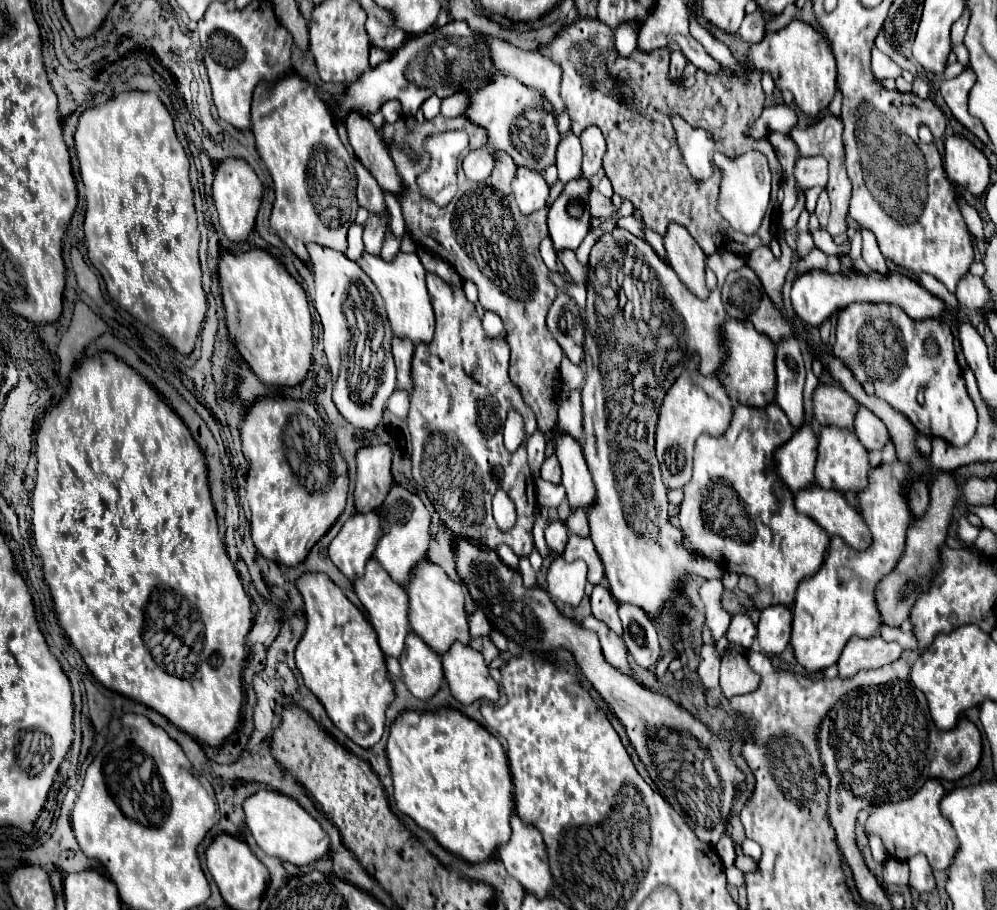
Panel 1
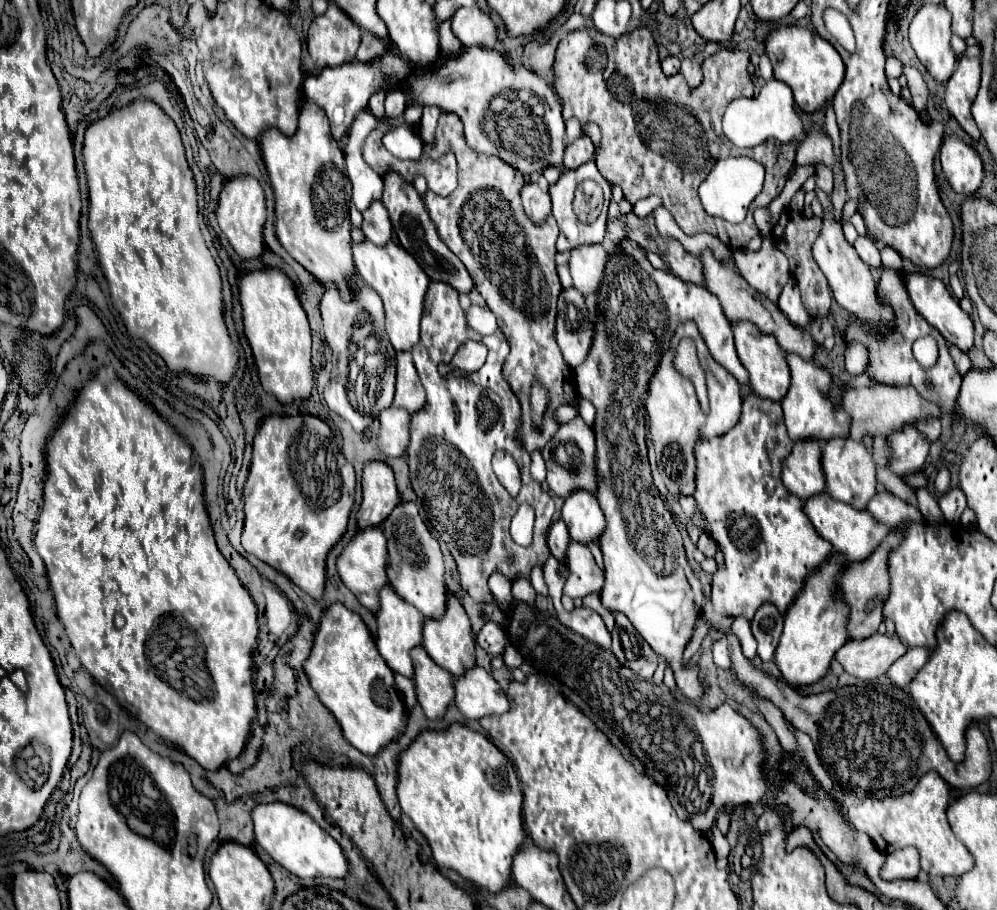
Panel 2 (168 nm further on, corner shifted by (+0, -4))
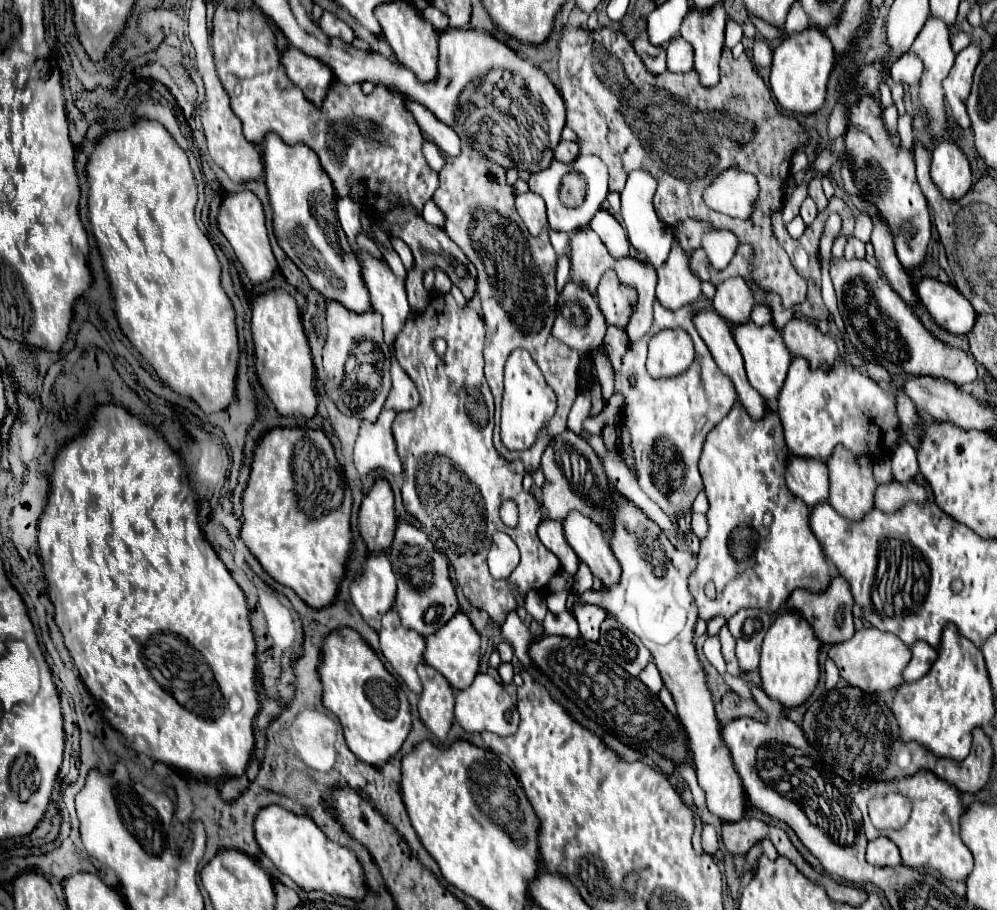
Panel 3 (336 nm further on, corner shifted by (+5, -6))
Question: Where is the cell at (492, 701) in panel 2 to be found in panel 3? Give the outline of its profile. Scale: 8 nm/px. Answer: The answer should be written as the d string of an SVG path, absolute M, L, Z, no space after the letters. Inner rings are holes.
M478 674L474 682L456 694L456 722L466 732L496 732L498 736L510 736L518 730L518 712L510 694L492 676Z

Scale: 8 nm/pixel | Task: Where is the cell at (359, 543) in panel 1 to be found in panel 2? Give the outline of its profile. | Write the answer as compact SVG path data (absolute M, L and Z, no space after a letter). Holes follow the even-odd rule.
M379 526L357 530L357 534L347 542L347 546L343 548L343 552L337 558L339 578L357 596L357 600L371 612L375 612L379 606L379 596L377 596L379 588L389 584L385 566L387 566L387 540Z

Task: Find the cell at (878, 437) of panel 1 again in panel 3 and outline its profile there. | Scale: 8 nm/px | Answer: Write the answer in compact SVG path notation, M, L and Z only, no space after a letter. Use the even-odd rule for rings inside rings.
M902 442L892 454L892 474L894 474L894 480L900 484L906 484L916 478L918 460L916 460L914 448L908 442Z

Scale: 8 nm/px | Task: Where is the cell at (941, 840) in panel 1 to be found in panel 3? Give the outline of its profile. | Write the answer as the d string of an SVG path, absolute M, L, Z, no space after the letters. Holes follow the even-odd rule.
M922 770L914 776L904 776L904 778L896 778L896 780L888 780L888 782L868 780L862 784L860 792L854 796L854 802L858 804L858 808L864 816L864 830L866 830L868 840L874 840L878 836L890 838L898 846L902 862L906 866L914 866L914 868L932 866L948 880L966 880L968 874L972 872L972 852L960 838L960 816L964 814L964 806L962 806L960 790L956 786L936 778L932 772ZM880 792L902 792L904 796L908 796L914 802L912 816L902 830L884 830L882 832L872 826L868 812L866 812L866 804L874 794L880 794Z

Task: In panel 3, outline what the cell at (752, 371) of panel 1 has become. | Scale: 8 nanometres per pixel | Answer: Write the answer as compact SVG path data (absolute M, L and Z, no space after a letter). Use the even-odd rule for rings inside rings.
M742 324L734 328L734 340L744 356L744 364L746 364L746 374L750 384L766 398L766 402L774 402L782 390L784 378L788 374L788 366L792 362L792 354L786 348L780 330L776 330L774 326L754 326L754 324Z

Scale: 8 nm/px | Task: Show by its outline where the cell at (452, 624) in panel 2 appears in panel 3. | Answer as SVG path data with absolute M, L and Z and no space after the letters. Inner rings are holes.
M462 612L454 614L454 618L438 634L426 638L424 660L426 660L426 664L434 666L450 682L450 686L454 690L462 690L462 688L470 686L470 682L478 674L478 666L480 666L480 636L466 614L462 614Z

